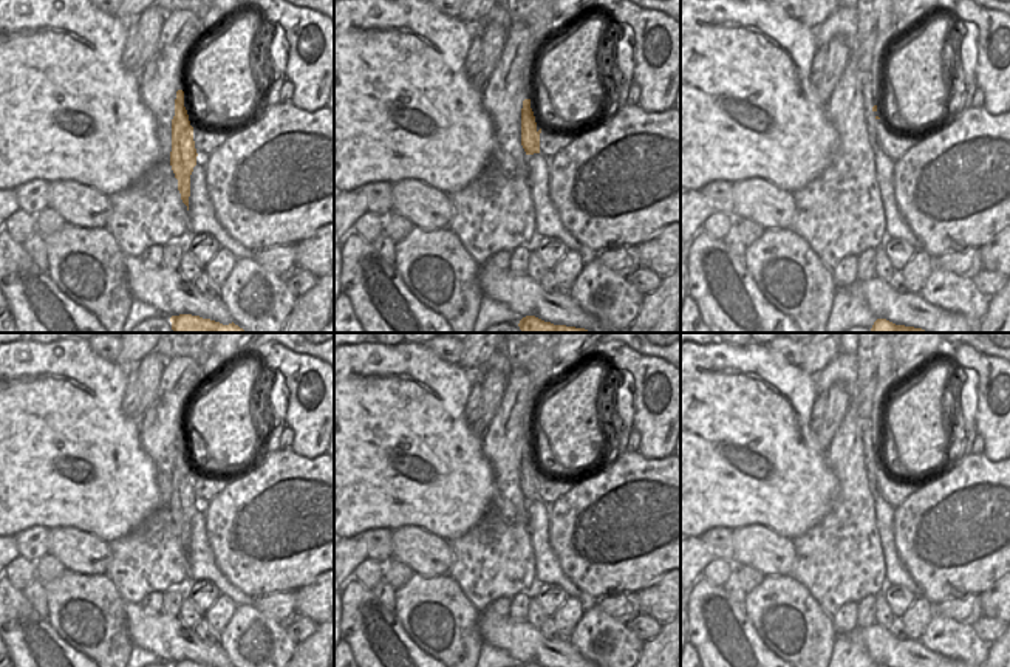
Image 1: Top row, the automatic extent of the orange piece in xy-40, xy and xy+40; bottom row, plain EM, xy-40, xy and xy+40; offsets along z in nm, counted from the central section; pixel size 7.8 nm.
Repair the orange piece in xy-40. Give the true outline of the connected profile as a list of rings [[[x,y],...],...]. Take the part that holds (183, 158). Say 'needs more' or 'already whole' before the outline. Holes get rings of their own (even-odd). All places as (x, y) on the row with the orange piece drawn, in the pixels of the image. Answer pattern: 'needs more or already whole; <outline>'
already whole; [[[176,91],[175,116],[172,119],[172,152],[170,166],[178,180],[178,190],[183,203],[189,210],[190,175],[196,166],[196,149],[193,141],[193,127],[190,125],[187,110],[184,107],[184,91]]]

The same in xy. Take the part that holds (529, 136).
needs more; [[[504,0],[512,23],[526,23],[535,42],[535,50],[529,56],[527,76],[524,77],[524,91],[521,93],[521,145],[526,155],[540,153],[540,133],[535,116],[531,108],[531,93],[534,90],[534,62],[541,42],[551,34],[554,23],[555,0]]]

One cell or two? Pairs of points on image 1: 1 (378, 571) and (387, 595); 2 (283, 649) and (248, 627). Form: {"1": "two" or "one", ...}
{"1": "two", "2": "one"}

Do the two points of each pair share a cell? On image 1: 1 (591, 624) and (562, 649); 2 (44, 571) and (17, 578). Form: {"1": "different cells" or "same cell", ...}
{"1": "different cells", "2": "same cell"}

